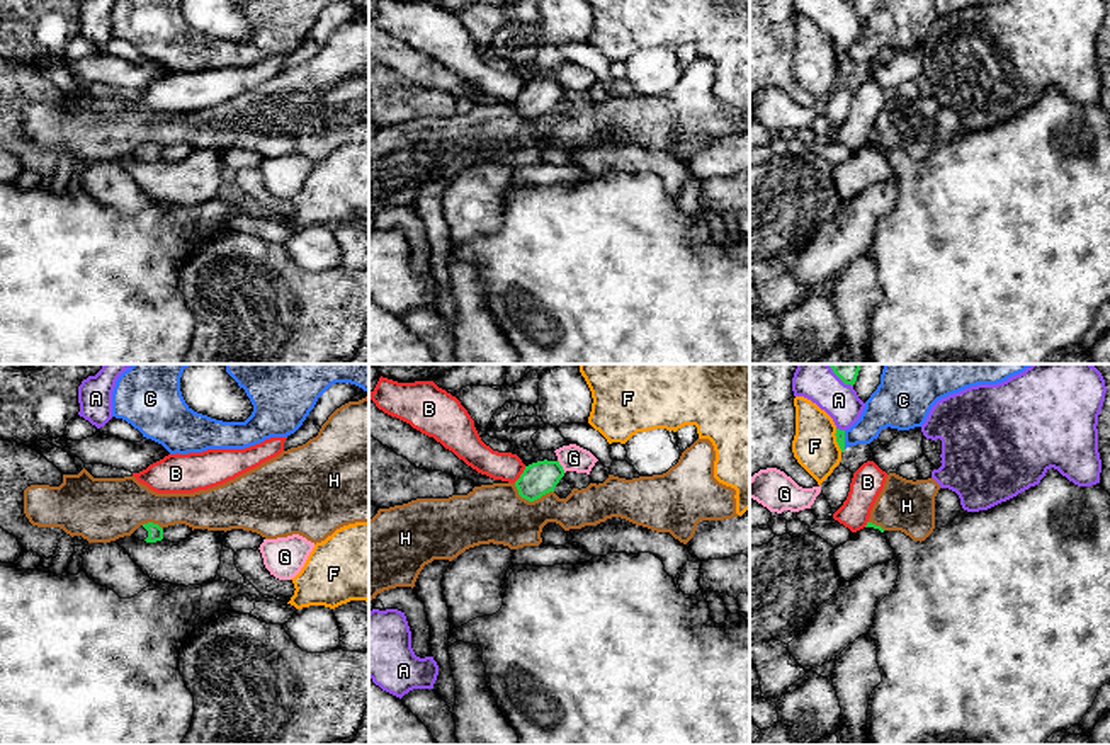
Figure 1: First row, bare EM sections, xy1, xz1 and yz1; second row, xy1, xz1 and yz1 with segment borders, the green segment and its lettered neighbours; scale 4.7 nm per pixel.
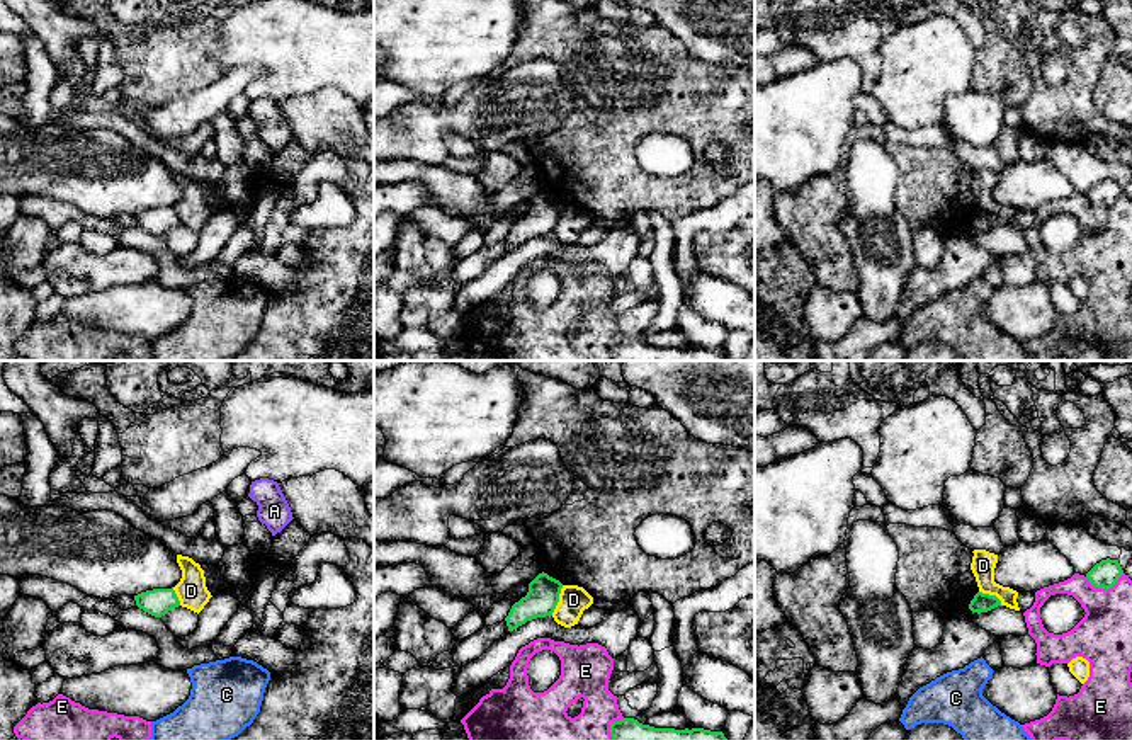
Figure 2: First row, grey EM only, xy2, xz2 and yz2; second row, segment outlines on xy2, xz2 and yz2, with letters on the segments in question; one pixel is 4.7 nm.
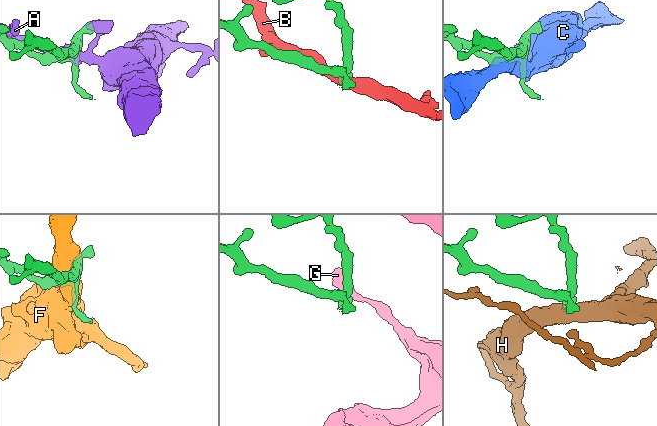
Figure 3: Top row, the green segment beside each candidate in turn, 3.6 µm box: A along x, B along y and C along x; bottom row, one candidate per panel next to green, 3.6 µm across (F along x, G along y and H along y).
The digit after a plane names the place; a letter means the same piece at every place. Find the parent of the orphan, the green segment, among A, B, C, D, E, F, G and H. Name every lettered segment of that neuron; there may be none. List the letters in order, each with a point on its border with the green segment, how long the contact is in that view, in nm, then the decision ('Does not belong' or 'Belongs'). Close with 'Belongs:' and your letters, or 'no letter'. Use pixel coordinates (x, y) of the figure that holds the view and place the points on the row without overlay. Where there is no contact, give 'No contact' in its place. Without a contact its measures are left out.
A: Touches green at yz1 (847, 2). Shared border 60 nm. Does not belong
B: Touches green at xz1 (521, 94). Shared border 100 nm. Does not belong
C: Touches green at yz1 (843, 58). Shared border 90 nm. Does not belong
D: Touches green at xz2 (558, 220). Shared border 160 nm. Does not belong
E: Touches green at yz2 (1105, 208). Shared border 190 nm. Does not belong
F: Touches green at yz1 (837, 60). Shared border 120 nm. Does not belong
G: Touches green at xz1 (561, 85). Shared border 70 nm. Does not belong
H: Touches green at xz1 (531, 119). Shared border 200 nm. Does not belong
Belongs: no letter

